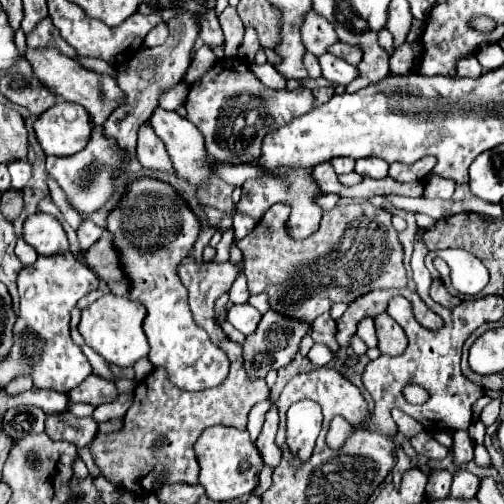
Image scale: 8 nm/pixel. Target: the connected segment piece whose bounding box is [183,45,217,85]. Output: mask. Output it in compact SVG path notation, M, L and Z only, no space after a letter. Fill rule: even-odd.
M203 45L195 52L183 77L183 81L188 85L193 84L193 82L201 78L201 76L203 76L216 61L217 58L213 54L213 51L209 47Z

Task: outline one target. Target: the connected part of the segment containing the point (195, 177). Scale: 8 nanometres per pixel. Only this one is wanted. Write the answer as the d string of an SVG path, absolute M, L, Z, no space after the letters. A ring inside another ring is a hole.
M157 106L157 110L153 110L149 118L149 124L167 146L173 168L183 178L197 186L209 180L211 170L205 168L205 164L201 164L207 158L203 136L187 118L181 118L177 112L169 112Z

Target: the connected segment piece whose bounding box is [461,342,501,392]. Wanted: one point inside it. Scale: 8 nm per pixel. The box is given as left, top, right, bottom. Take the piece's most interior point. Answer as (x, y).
(493, 382)

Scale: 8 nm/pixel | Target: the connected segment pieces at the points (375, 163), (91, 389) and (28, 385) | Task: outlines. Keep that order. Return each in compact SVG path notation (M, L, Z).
M359 158L355 160L355 172L363 178L385 178L389 164L381 158Z
M89 374L89 378L85 378L85 382L81 382L81 386L77 386L77 390L69 392L67 396L71 402L89 402L93 406L101 406L113 402L119 396L119 392L113 380Z
M30 375L20 376L9 383L9 385L6 387L6 392L11 396L15 396L21 392L24 392L25 390L31 389L32 387L33 383Z

